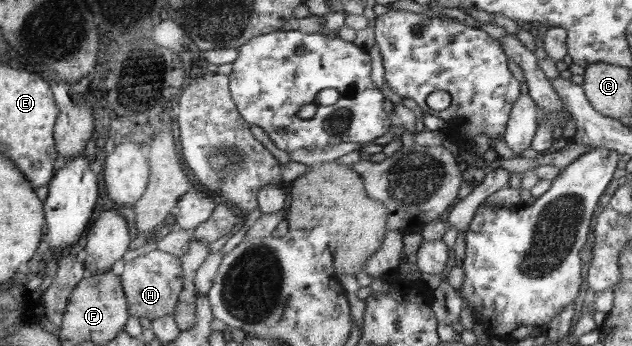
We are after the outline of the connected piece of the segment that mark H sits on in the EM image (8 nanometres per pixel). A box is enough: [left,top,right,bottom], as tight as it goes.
[121,248,184,321]

